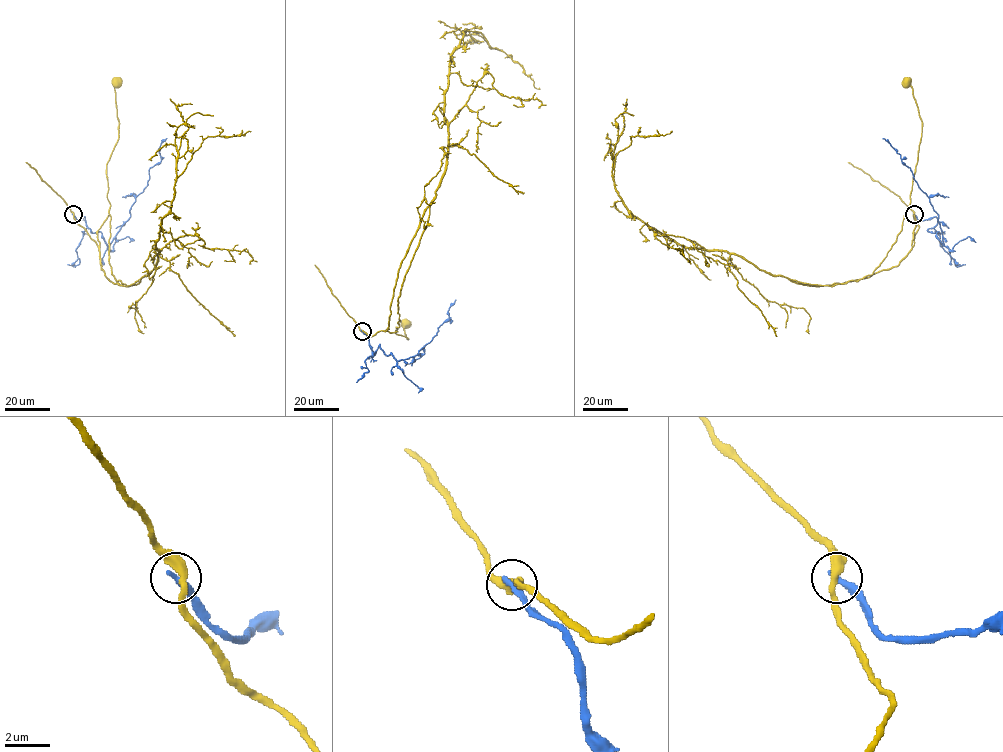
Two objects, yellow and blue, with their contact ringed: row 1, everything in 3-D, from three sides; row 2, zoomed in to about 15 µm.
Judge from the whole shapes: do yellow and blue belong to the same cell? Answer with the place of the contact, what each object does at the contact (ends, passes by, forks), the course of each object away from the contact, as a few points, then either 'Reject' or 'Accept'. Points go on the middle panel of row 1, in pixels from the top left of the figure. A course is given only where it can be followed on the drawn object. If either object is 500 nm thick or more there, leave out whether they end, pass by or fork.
Place: (362, 331). At the ring yellow passes by. At the ring blue ends. Course of yellow: (361, 330), (370, 336), (388, 327), (401, 260), (429, 207), (398, 297), (395, 333), (407, 339), (405, 323). Course of blue: (361, 330), (375, 354), (379, 344), (396, 360), (419, 355), (438, 328), (450, 318), (448, 310), (456, 300). Reject

